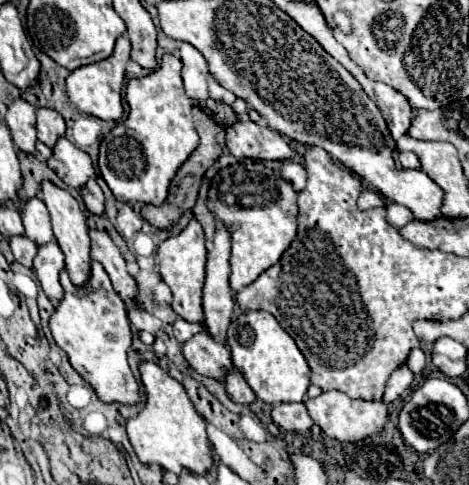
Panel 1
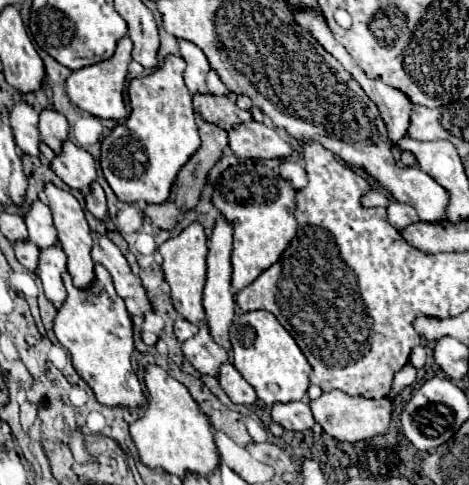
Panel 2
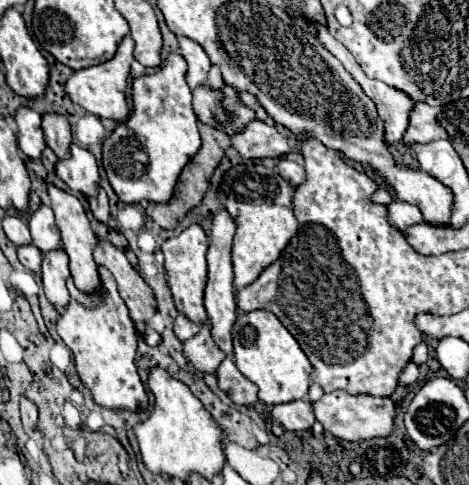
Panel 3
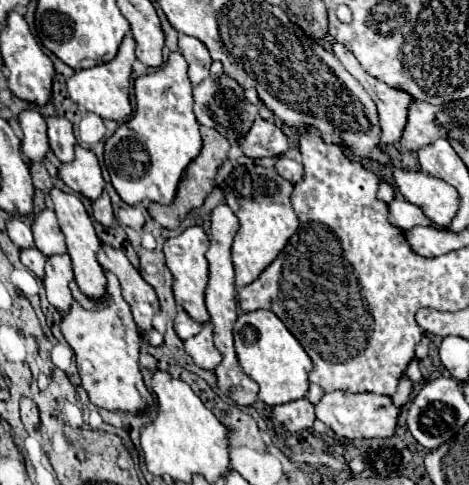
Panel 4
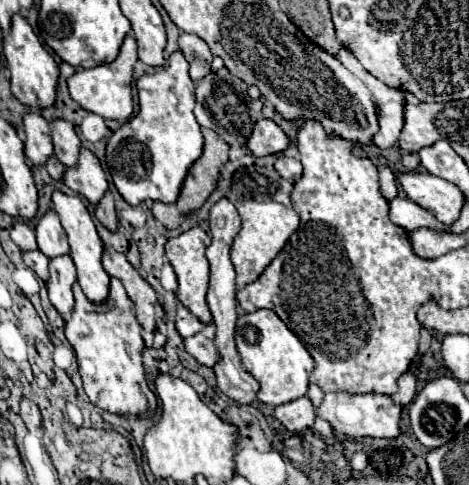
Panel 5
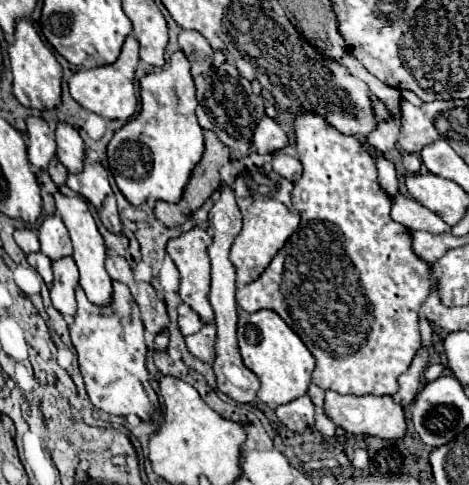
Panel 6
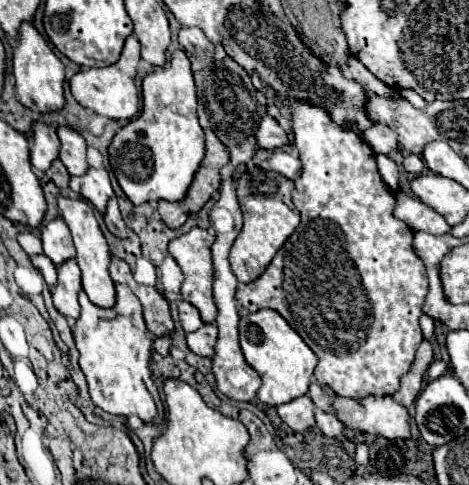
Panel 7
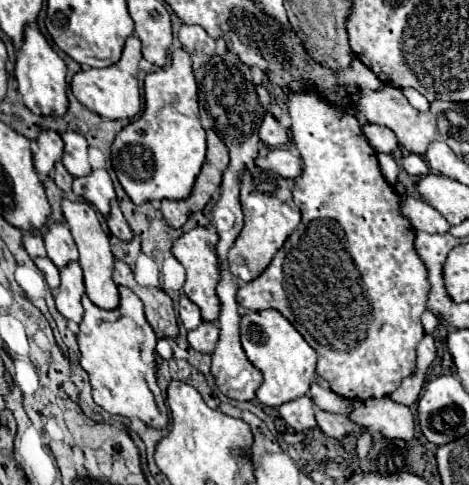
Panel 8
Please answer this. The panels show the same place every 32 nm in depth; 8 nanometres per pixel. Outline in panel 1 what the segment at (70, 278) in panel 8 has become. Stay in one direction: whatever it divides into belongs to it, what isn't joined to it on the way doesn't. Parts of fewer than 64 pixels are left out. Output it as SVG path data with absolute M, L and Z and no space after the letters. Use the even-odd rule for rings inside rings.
M48 242L48 244L40 244L38 252L34 256L34 274L40 280L42 290L46 292L46 296L58 304L60 296L64 296L64 290L60 286L58 280L58 272L64 268L64 254L60 252L56 242Z

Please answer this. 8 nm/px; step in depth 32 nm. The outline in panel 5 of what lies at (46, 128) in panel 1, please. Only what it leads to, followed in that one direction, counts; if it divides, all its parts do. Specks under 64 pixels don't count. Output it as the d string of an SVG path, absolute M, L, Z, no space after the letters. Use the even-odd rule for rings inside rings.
M60 118L52 120L52 144L54 144L54 156L64 166L76 164L76 156L82 144L74 126L68 120L60 120Z

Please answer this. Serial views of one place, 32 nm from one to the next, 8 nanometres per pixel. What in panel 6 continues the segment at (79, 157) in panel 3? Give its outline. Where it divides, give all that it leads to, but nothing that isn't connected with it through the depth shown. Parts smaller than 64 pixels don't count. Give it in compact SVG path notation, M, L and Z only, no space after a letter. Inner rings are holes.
M84 152L84 168L80 174L68 172L66 186L72 188L76 194L84 196L90 204L100 208L102 200L112 194L110 182L108 182L108 172L102 168L98 162L90 162L88 154Z

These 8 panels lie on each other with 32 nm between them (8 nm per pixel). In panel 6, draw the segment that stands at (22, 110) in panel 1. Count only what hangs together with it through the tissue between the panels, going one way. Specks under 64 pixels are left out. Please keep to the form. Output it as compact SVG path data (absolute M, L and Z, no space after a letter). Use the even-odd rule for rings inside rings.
M30 116L26 118L26 144L28 144L28 160L34 170L44 170L48 162L56 156L56 142L52 136L50 124L44 118Z

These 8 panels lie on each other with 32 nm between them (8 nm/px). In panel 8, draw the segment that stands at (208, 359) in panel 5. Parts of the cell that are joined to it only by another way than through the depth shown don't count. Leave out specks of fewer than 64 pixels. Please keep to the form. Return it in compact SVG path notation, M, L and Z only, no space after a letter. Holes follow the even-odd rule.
M202 322L196 330L188 332L188 344L202 354L212 354L218 340L218 328L212 322Z

